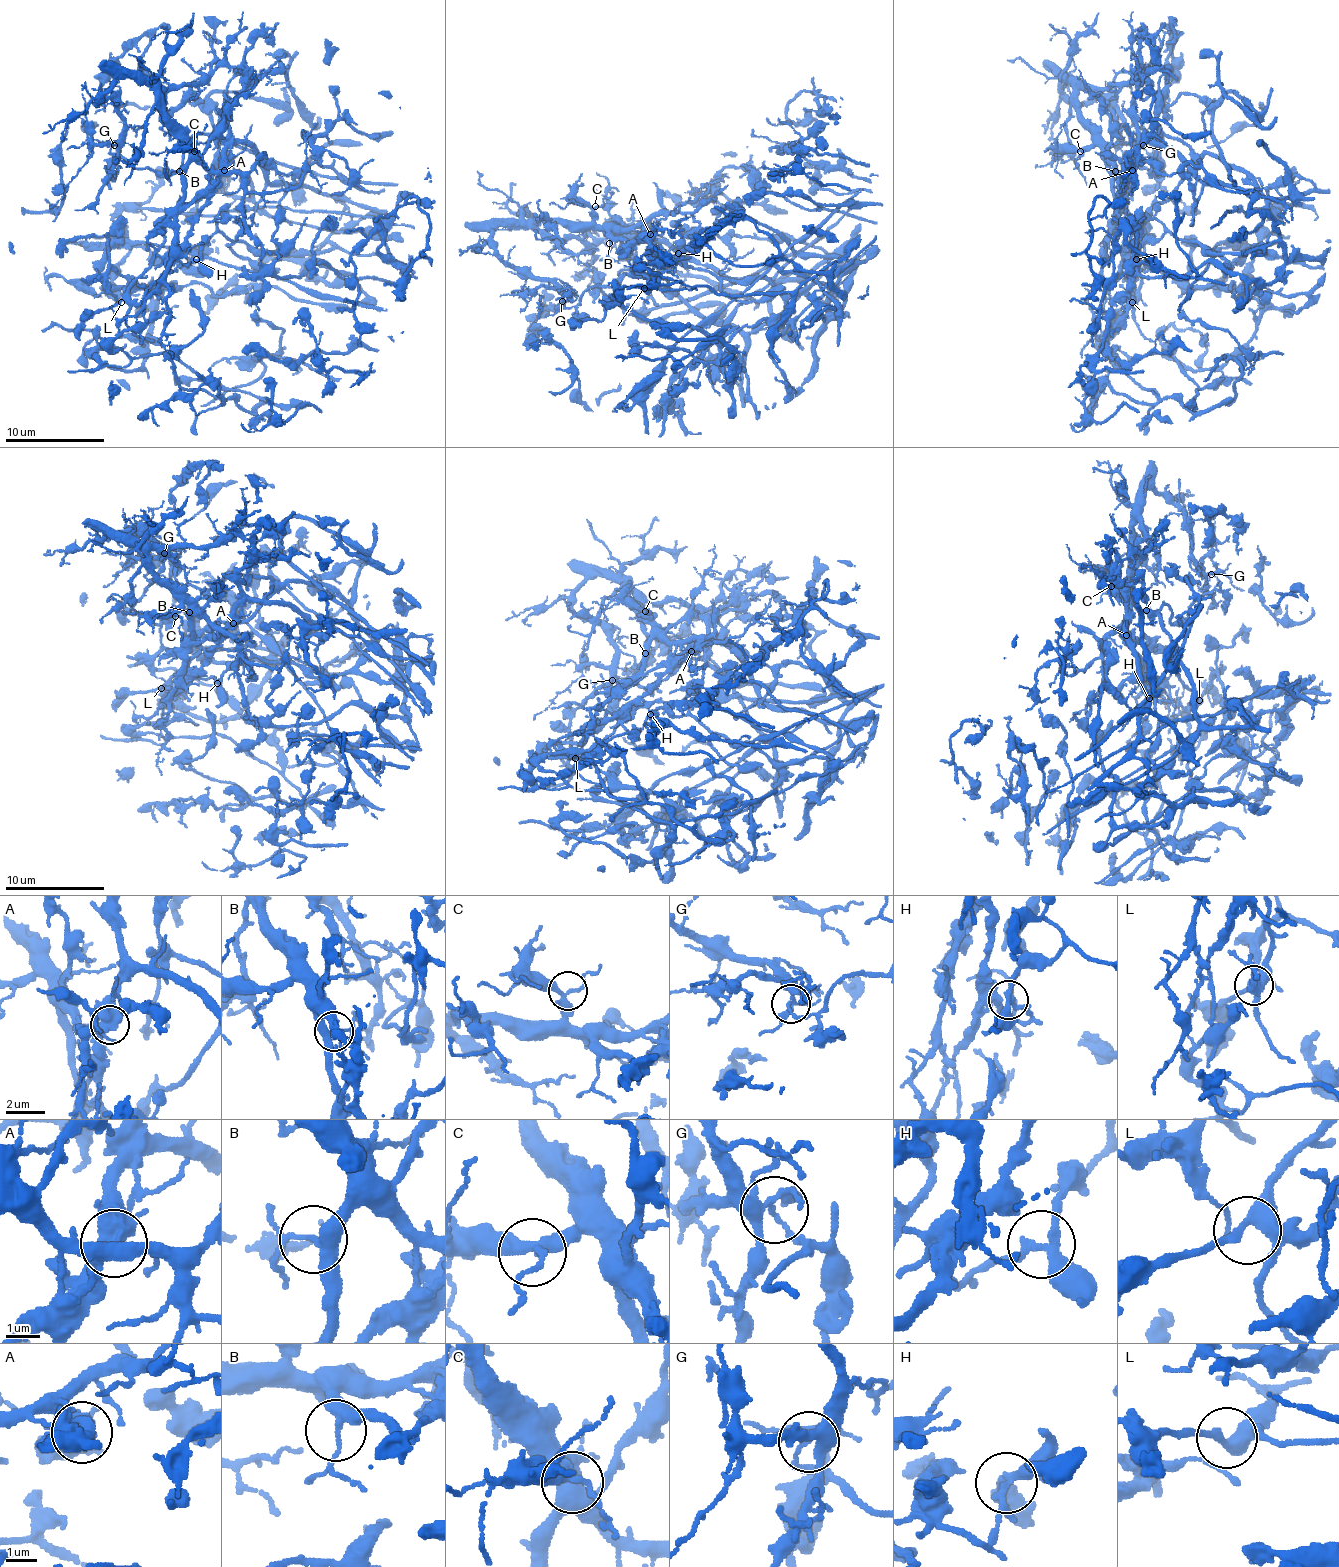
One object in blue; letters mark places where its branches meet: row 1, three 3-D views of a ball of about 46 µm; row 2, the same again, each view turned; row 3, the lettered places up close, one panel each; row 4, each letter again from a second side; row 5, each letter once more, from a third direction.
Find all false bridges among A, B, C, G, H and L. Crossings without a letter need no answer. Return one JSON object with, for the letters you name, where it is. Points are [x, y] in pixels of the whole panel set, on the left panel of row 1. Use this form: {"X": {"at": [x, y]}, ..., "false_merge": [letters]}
{"A": {"at": [224, 170]}, "G": {"at": [114, 145]}, "H": {"at": [196, 259]}, "false_merge": ["A", "G", "H"]}

